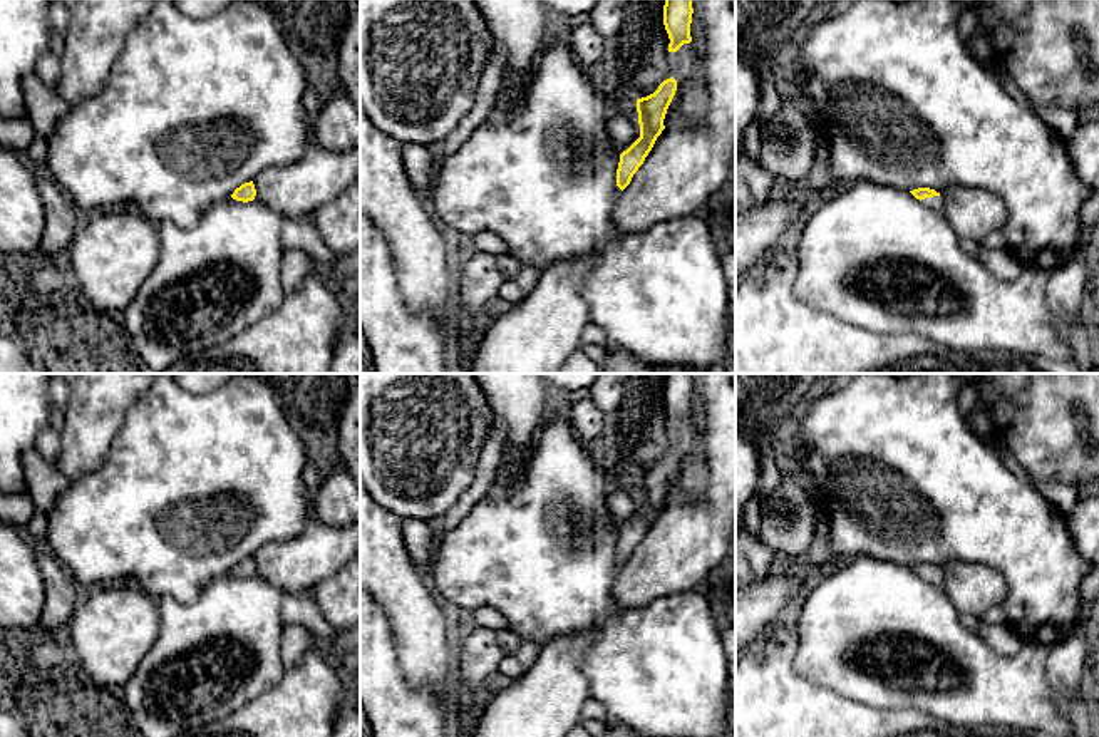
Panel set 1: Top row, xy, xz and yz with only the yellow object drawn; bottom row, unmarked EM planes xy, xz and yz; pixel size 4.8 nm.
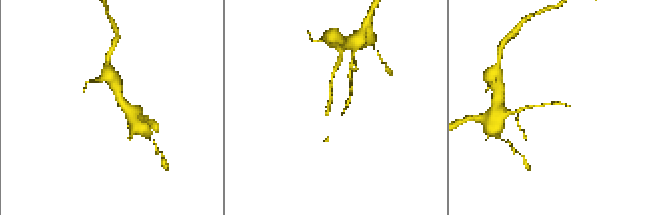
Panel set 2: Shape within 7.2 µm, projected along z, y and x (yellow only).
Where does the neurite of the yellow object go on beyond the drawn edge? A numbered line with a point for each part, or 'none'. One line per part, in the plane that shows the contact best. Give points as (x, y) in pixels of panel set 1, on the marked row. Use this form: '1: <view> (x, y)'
1: yz (935, 203)

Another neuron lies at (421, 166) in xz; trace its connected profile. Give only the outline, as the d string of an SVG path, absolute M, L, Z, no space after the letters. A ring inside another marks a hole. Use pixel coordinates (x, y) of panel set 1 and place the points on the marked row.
M404 144L402 162L412 186L431 193L439 164L431 149L422 144Z

